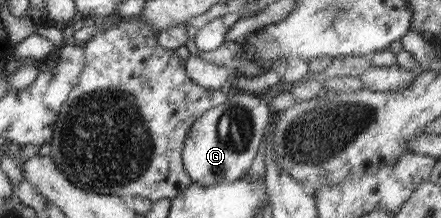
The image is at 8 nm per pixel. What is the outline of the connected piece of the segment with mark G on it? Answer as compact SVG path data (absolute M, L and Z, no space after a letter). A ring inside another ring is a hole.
M234 90L229 99L205 113L189 128L183 142L182 164L192 183L203 186L236 182L247 176L269 125L272 109L259 95Z

